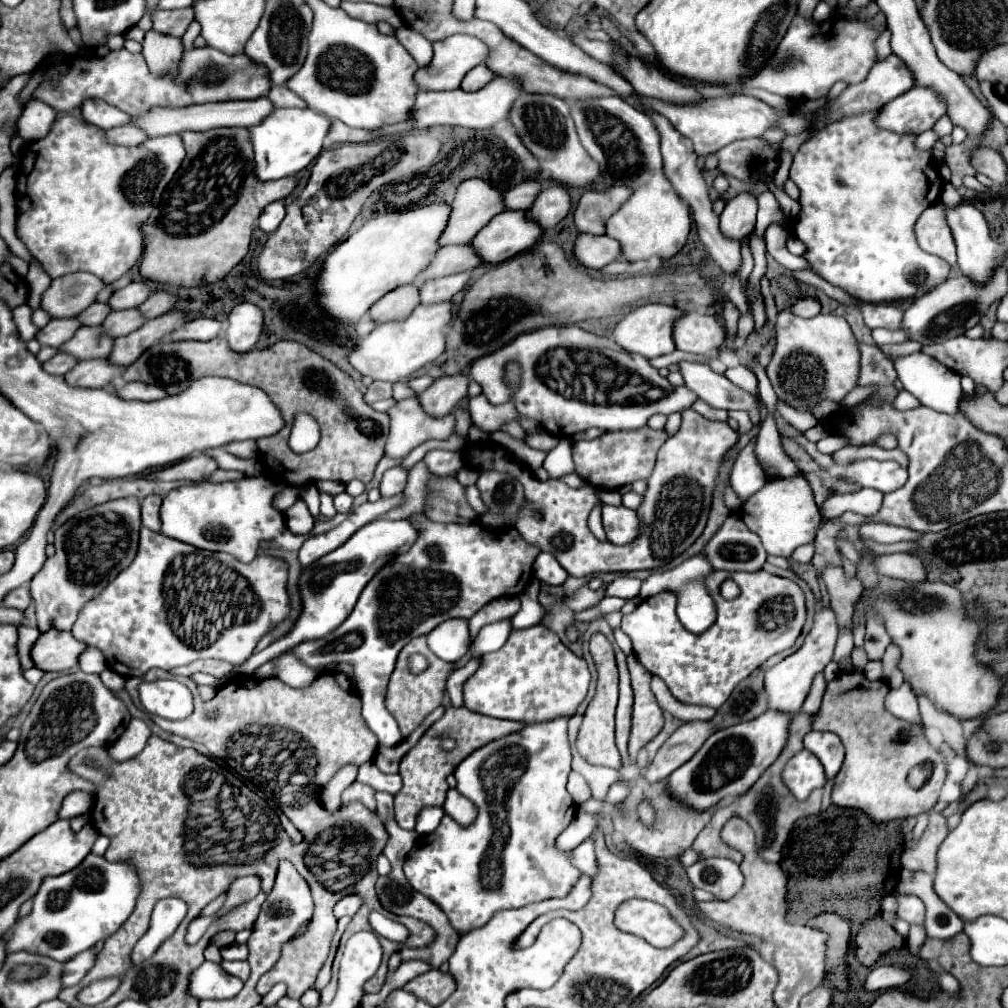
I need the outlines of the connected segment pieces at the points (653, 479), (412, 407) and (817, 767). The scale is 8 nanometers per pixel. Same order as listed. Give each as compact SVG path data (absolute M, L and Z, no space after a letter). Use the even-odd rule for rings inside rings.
M685 409L681 429L673 437L669 437L657 453L657 463L653 475L649 477L645 499L637 511L641 519L641 533L633 543L623 547L611 545L607 540L604 543L597 541L595 535L589 531L587 511L600 503L598 489L591 487L589 483L579 489L571 489L557 479L539 481L531 473L531 469L509 457L503 447L495 445L489 439L469 441L463 455L473 469L495 469L501 473L511 473L525 487L525 497L529 505L525 505L521 517L517 517L515 529L529 545L537 545L537 549L553 553L569 575L583 577L599 571L657 569L681 555L687 547L691 547L707 525L719 467L727 451L735 447L737 439L737 431L733 431L727 423L709 421L693 409ZM533 511L539 511L543 519L537 521L533 517Z
M403 399L391 411L391 433L387 439L387 455L393 459L407 457L413 447L427 439L447 439L453 431L451 415L433 419L429 417L417 399Z
M803 749L793 759L787 761L783 769L783 781L791 789L791 793L799 801L803 801L809 797L813 789L819 789L827 783L827 775L821 761L817 761L813 753Z

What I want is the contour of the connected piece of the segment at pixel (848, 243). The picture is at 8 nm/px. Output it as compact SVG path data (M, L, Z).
M861 113L843 117L841 121L817 131L807 143L801 145L793 159L789 179L801 189L799 201L801 207L805 207L801 209L797 221L793 219L791 231L809 247L805 259L825 281L871 303L909 301L929 293L947 281L951 273L947 261L925 253L913 237L917 217L923 209L939 201L943 181L937 169L933 169L933 161L929 161L931 153L919 153L915 149L915 135L899 137L895 133L881 131L873 125L875 115L877 113Z

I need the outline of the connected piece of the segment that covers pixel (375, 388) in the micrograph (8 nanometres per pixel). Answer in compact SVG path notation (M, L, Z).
M373 381L365 393L365 403L371 405L379 399L389 399L393 395L393 383L387 383L387 381Z

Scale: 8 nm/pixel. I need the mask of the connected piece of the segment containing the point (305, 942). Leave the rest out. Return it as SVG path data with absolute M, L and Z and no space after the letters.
M319 883L319 887L323 887L325 895L319 895L313 891L313 887L310 887L312 898L315 904L315 913L313 919L311 919L311 925L305 933L305 937L299 937L299 939L289 939L289 943L283 945L283 957L277 961L277 965L267 971L259 983L257 983L257 991L259 995L267 995L271 991L271 987L275 983L285 983L287 985L287 997L291 999L299 999L307 989L313 989L315 987L315 977L319 973L319 969L323 967L325 959L327 959L327 953L329 953L329 945L331 945L333 939L333 933L337 930L337 919L333 917L333 905L343 897L337 897L337 893L345 893L340 891L333 893L325 889L325 885Z

